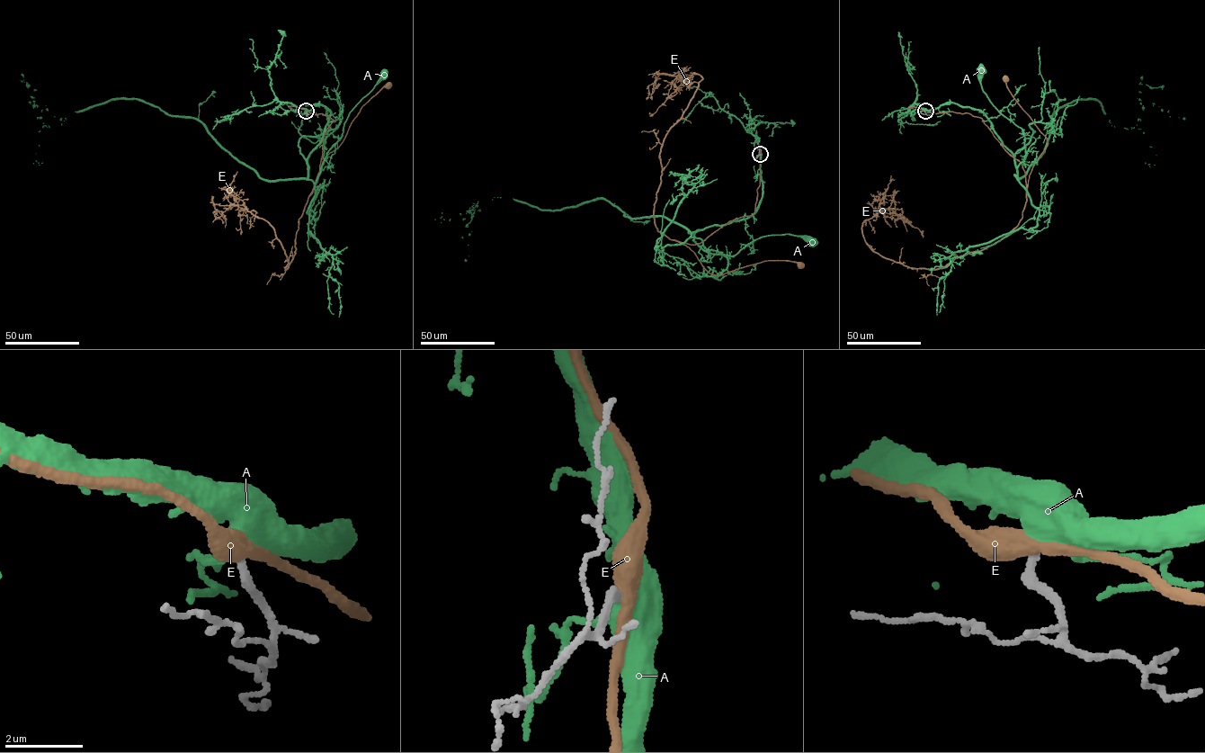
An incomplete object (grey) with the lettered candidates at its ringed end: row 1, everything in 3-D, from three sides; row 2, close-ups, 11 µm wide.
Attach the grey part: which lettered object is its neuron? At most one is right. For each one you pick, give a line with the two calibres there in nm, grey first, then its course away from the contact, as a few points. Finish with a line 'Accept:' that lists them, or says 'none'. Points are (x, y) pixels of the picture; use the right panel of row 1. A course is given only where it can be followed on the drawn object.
A: Thickness 240 nm (grey) against 440 nm. Its course: (925, 111), (949, 103), (977, 109), (1013, 155), (1017, 178), (1024, 133), (983, 92), (982, 68)
Accept: A

